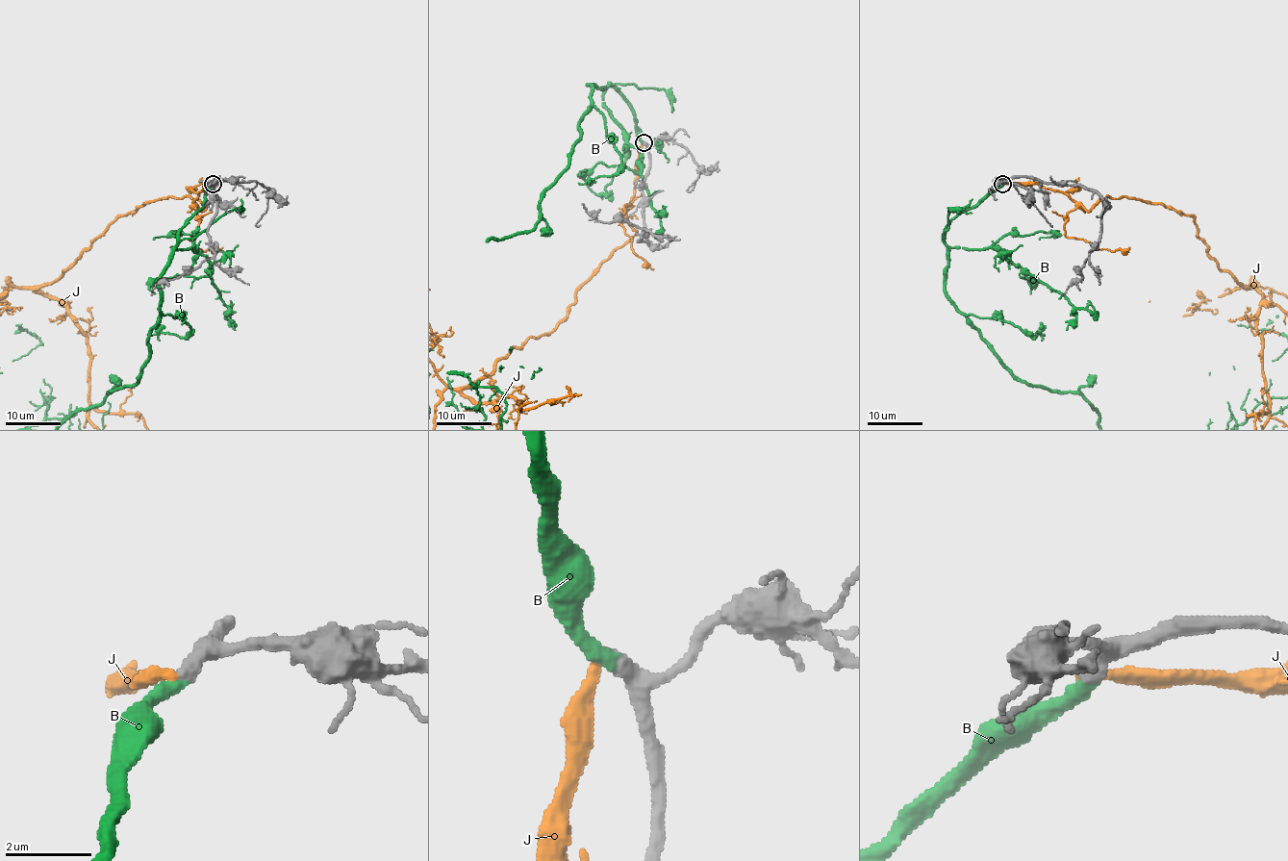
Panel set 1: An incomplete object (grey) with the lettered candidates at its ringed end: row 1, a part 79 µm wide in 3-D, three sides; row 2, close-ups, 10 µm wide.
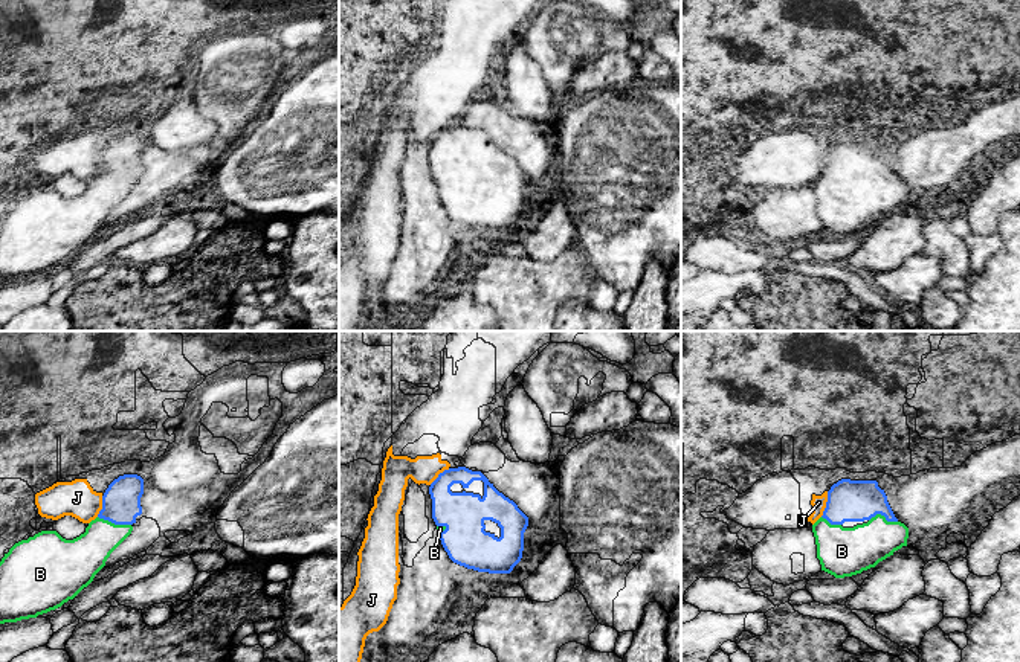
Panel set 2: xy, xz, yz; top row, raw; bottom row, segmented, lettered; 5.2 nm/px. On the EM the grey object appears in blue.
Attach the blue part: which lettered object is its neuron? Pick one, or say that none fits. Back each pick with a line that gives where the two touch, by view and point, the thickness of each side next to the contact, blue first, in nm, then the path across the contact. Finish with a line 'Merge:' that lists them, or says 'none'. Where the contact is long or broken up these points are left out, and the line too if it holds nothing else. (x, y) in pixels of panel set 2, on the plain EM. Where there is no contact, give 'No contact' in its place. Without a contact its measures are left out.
B: Touches blue at xy (115, 182). Thickness 200 nm (blue) against 220 nm
Merge: B

